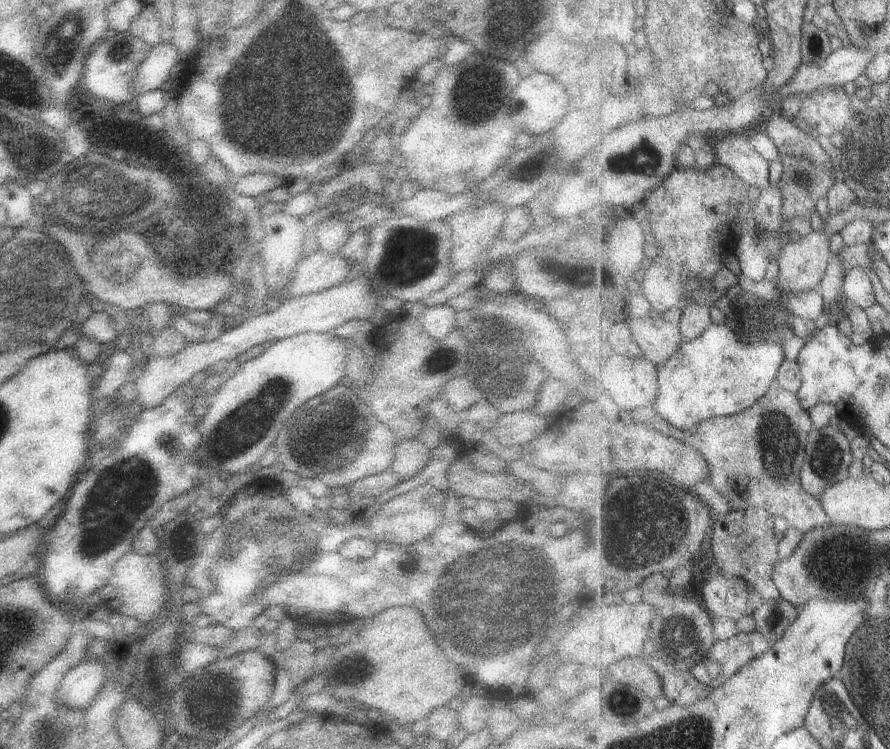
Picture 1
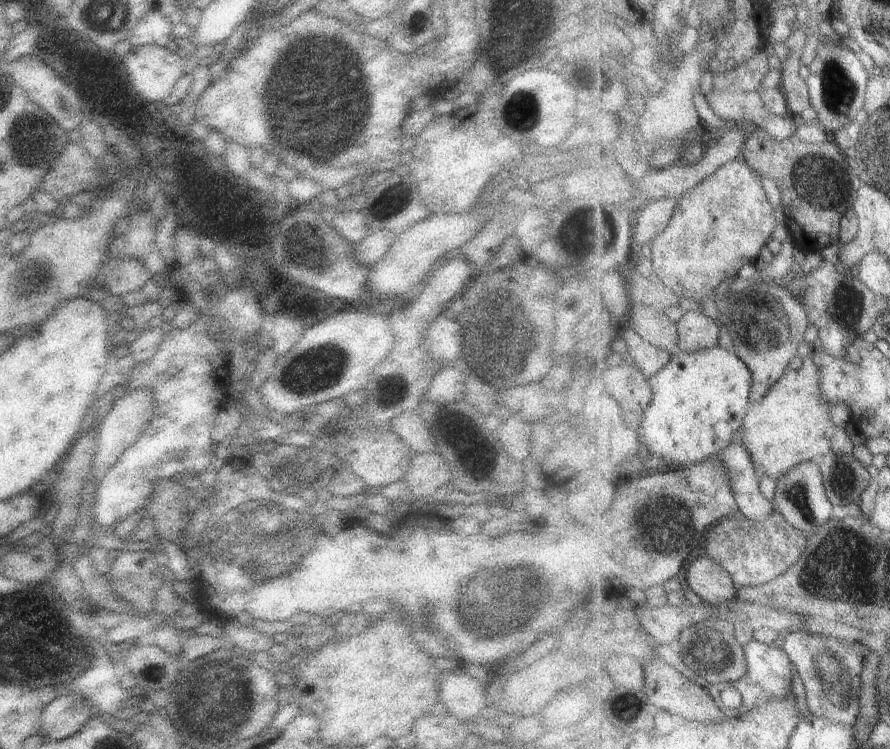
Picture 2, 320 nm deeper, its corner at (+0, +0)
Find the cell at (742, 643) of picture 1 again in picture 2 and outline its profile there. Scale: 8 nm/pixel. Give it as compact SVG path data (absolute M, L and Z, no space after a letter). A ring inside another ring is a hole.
M751 641L744 645L744 653L747 657L748 671L742 679L735 681L733 686L743 697L742 705L739 709L731 709L721 701L721 692L725 690L727 684L719 686L707 686L709 694L715 699L721 710L731 719L740 717L744 712L748 713L765 700L785 699L791 693L791 680L793 680L793 669L795 668L791 657L782 648L774 648L765 642Z

